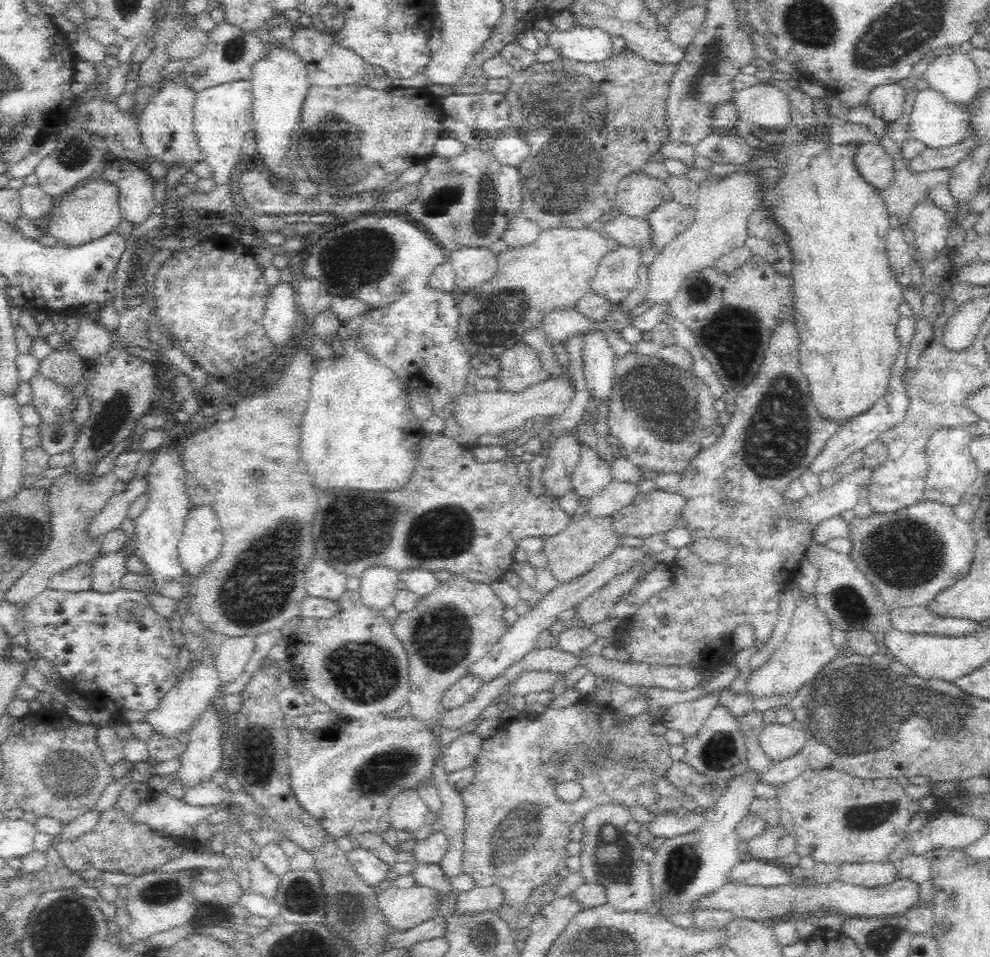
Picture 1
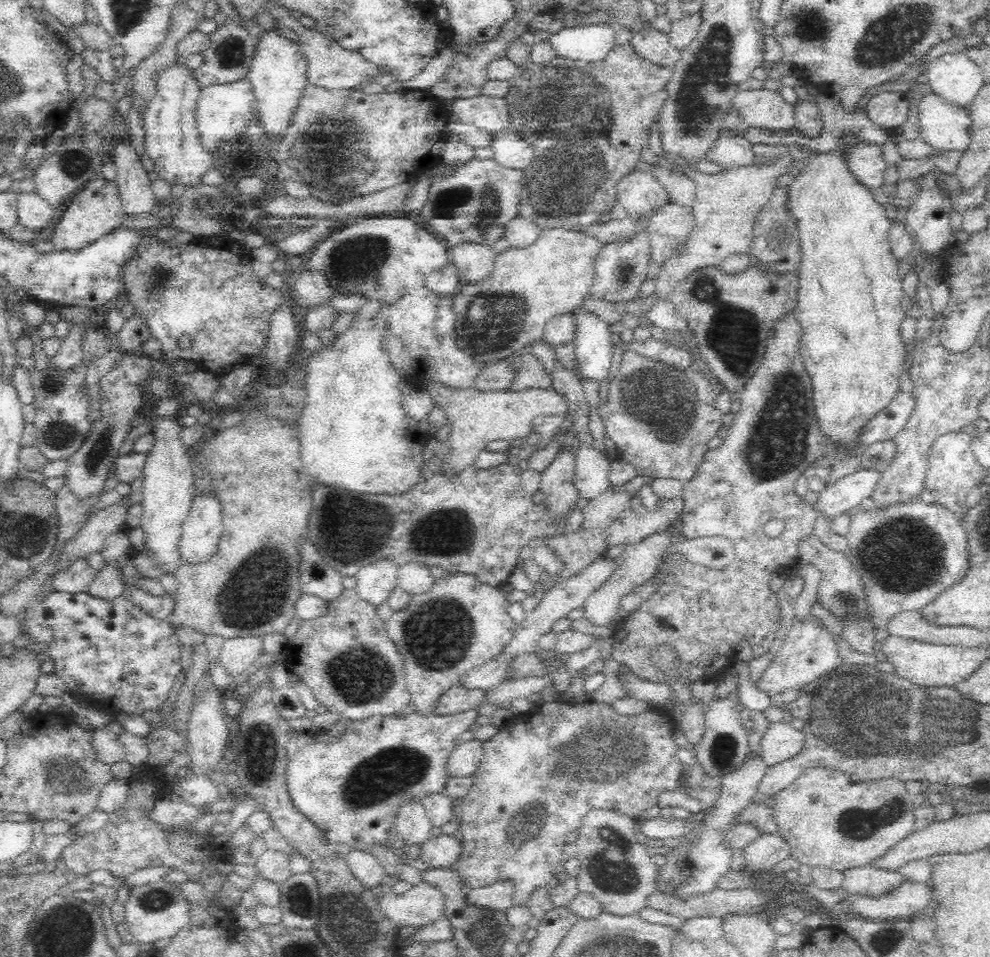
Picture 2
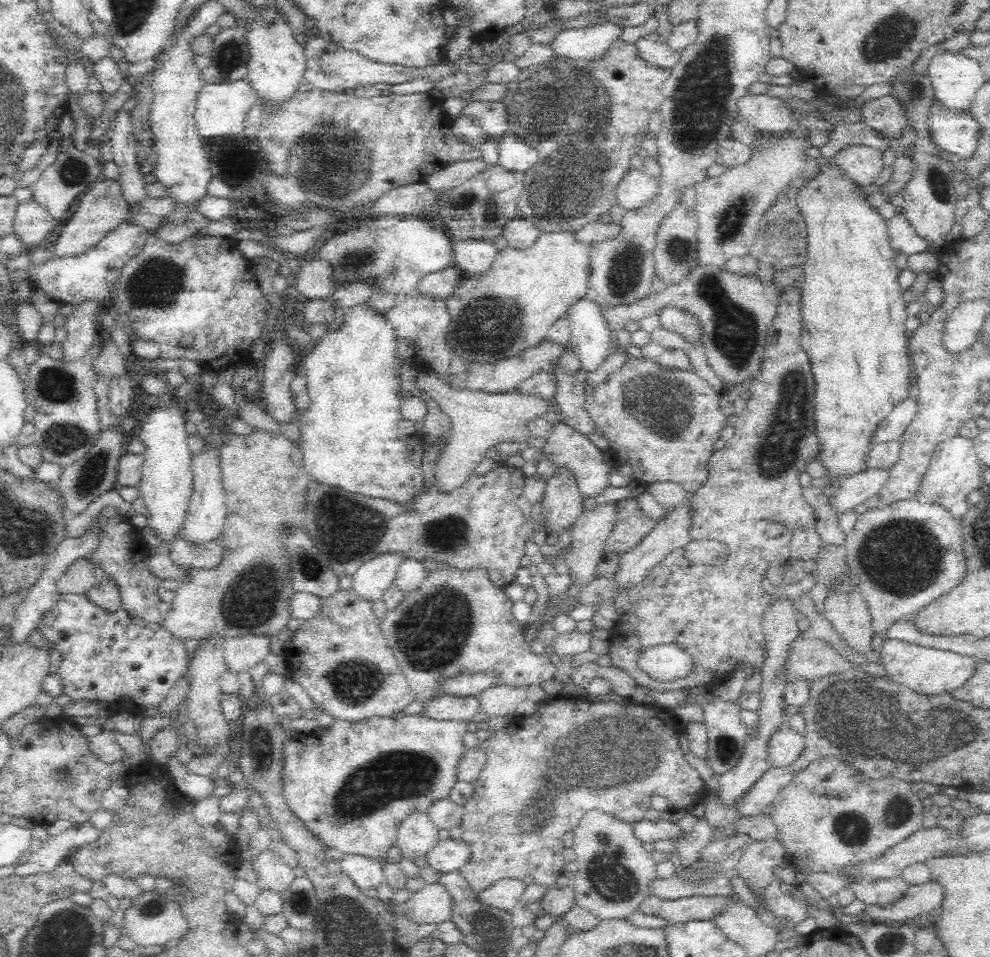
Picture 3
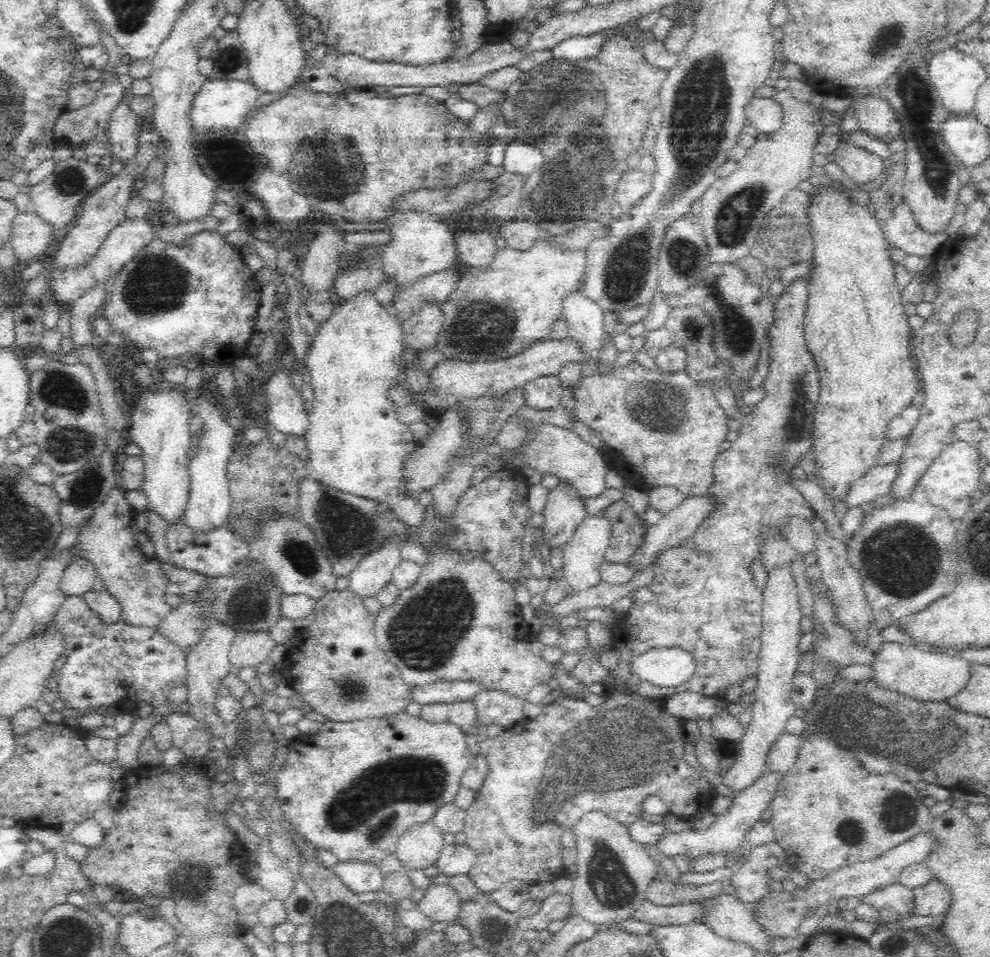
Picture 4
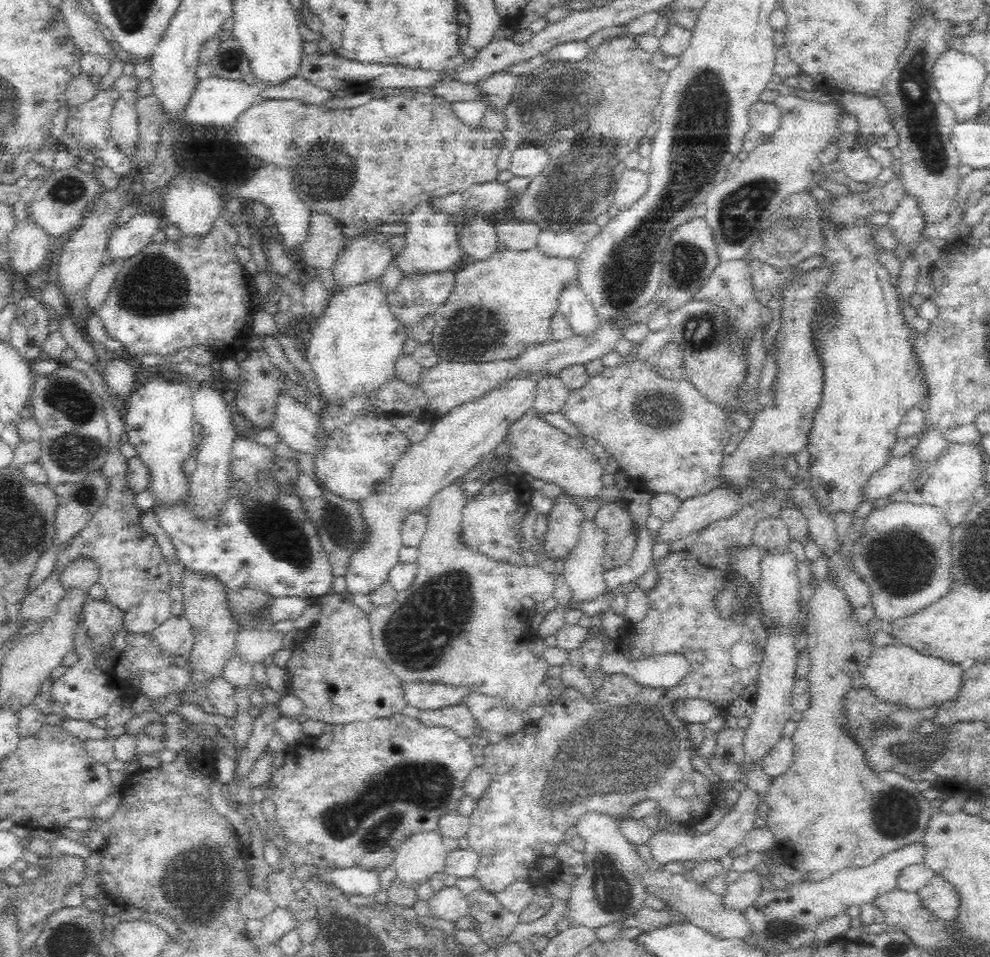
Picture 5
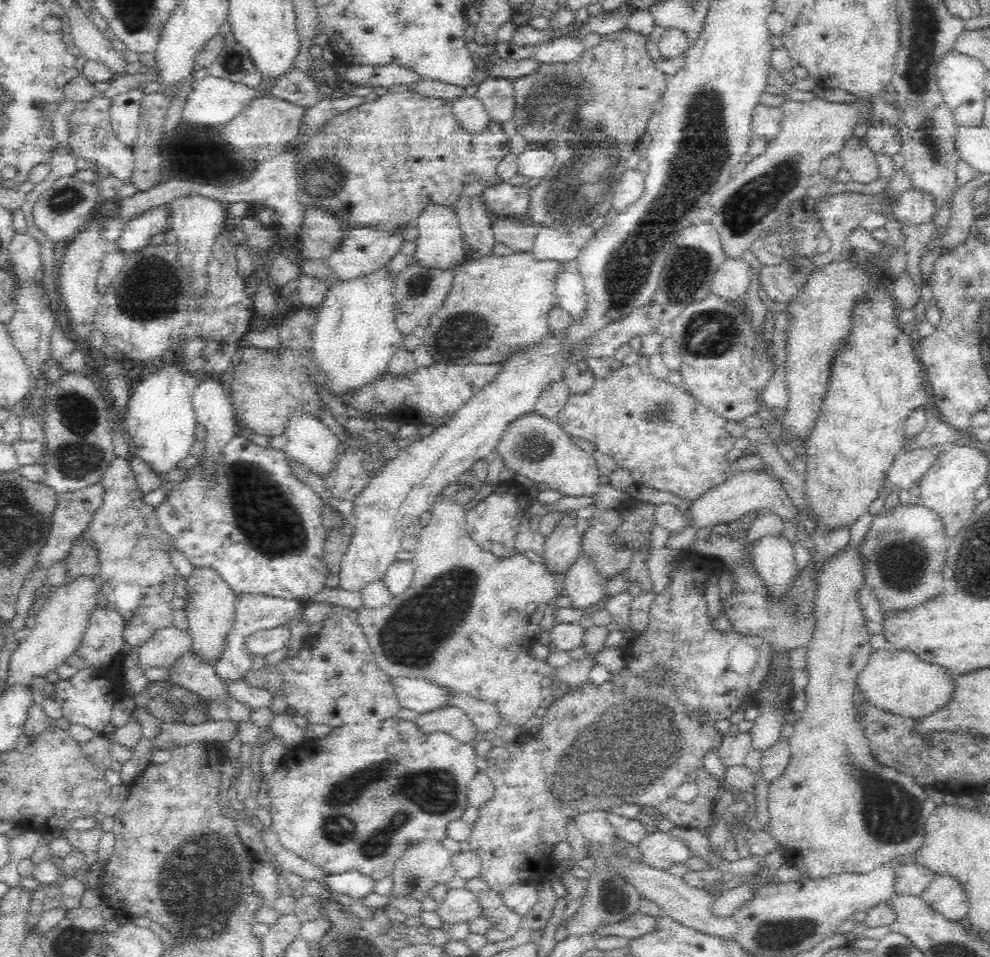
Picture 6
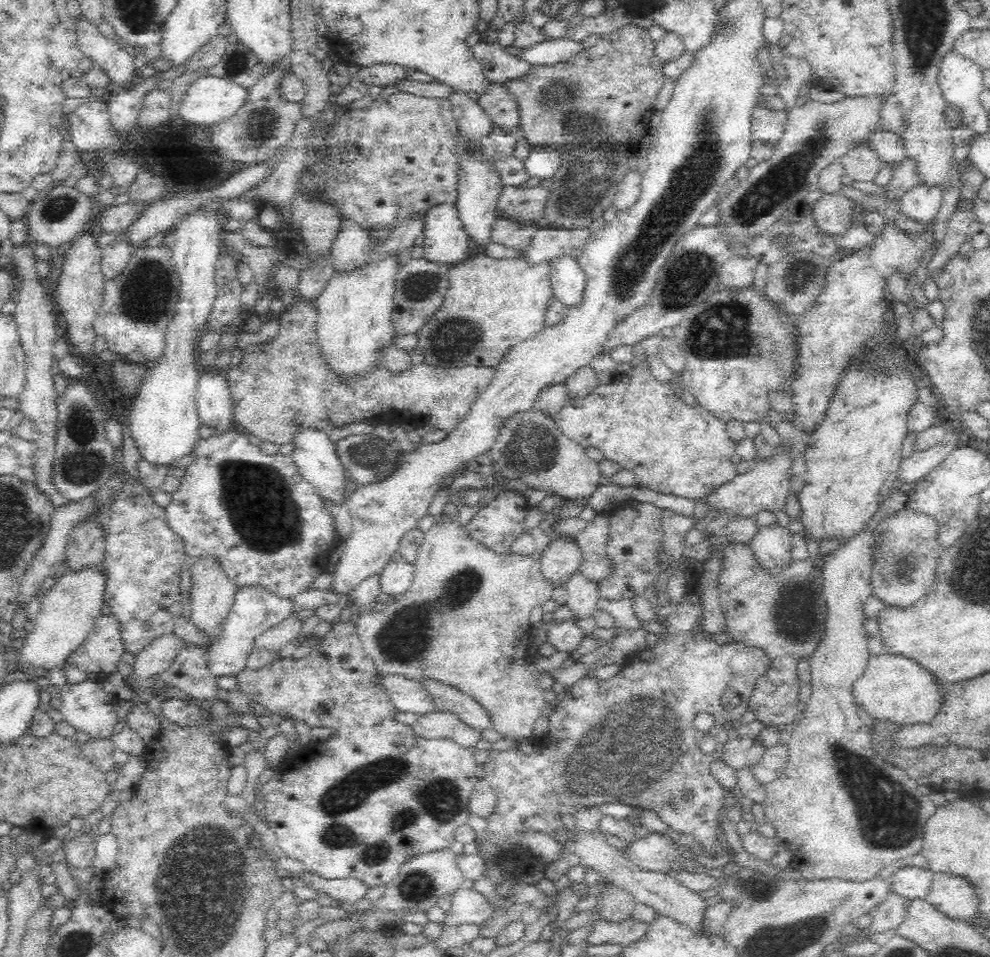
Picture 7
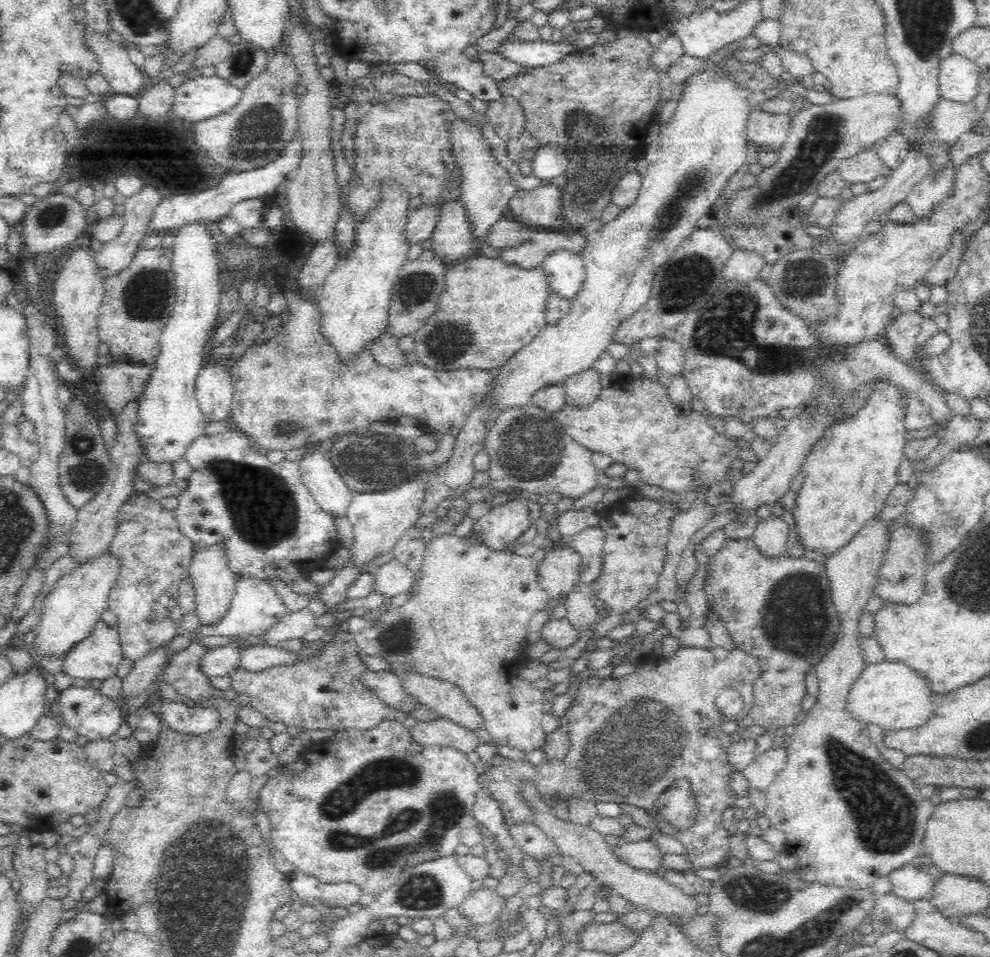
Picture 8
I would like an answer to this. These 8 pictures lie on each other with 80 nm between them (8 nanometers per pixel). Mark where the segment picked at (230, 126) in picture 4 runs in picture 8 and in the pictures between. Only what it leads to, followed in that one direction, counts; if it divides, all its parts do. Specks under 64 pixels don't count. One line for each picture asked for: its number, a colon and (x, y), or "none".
5: (219, 102)
6: (214, 101)
7: (209, 100)
8: (197, 100)

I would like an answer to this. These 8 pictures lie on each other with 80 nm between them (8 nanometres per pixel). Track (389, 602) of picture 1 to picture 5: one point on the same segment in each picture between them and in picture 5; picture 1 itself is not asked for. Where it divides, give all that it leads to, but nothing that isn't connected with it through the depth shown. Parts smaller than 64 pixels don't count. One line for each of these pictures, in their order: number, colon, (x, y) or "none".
2: (374, 583)
3: (373, 578)
4: (376, 570)
5: (462, 438)

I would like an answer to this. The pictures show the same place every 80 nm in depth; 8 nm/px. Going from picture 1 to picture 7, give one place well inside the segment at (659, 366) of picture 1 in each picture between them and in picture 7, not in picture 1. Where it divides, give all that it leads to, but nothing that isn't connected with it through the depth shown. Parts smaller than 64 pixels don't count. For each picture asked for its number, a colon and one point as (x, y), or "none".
2: (660, 418)
3: (663, 422)
4: (667, 428)
5: (664, 431)
6: (660, 432)
7: (677, 447)

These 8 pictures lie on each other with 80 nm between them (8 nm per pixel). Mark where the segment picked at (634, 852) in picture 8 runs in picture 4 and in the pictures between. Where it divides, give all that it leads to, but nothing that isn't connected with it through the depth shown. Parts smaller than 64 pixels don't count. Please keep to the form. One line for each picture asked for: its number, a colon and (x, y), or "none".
4: (727, 832)
5: (666, 846)
6: (661, 850)
7: (656, 852)

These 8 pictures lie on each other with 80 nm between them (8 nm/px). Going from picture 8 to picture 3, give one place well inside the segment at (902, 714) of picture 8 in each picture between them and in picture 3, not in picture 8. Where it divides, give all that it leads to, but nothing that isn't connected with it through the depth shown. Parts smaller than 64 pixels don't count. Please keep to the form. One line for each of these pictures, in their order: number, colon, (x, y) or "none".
3: (929, 671)
4: (928, 675)
5: (898, 674)
6: (899, 681)
7: (894, 687)

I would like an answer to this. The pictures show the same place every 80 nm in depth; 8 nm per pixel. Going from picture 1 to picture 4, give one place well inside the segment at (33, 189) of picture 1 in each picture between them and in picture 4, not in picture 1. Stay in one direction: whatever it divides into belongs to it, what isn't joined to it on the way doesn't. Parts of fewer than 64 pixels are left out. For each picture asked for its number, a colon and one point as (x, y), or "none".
2: (34, 213)
3: (32, 224)
4: (30, 236)

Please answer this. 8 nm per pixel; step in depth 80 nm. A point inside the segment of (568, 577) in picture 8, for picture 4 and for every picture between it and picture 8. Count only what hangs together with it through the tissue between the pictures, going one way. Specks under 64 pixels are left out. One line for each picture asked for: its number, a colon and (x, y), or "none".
4: (565, 509)
5: (564, 520)
6: (562, 547)
7: (562, 558)

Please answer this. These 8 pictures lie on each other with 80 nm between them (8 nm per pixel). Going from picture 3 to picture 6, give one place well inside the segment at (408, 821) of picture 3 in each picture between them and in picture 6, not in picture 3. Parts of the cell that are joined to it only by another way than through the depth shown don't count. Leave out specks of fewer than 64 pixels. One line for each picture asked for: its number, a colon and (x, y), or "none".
4: (418, 846)
5: (421, 855)
6: (423, 864)

